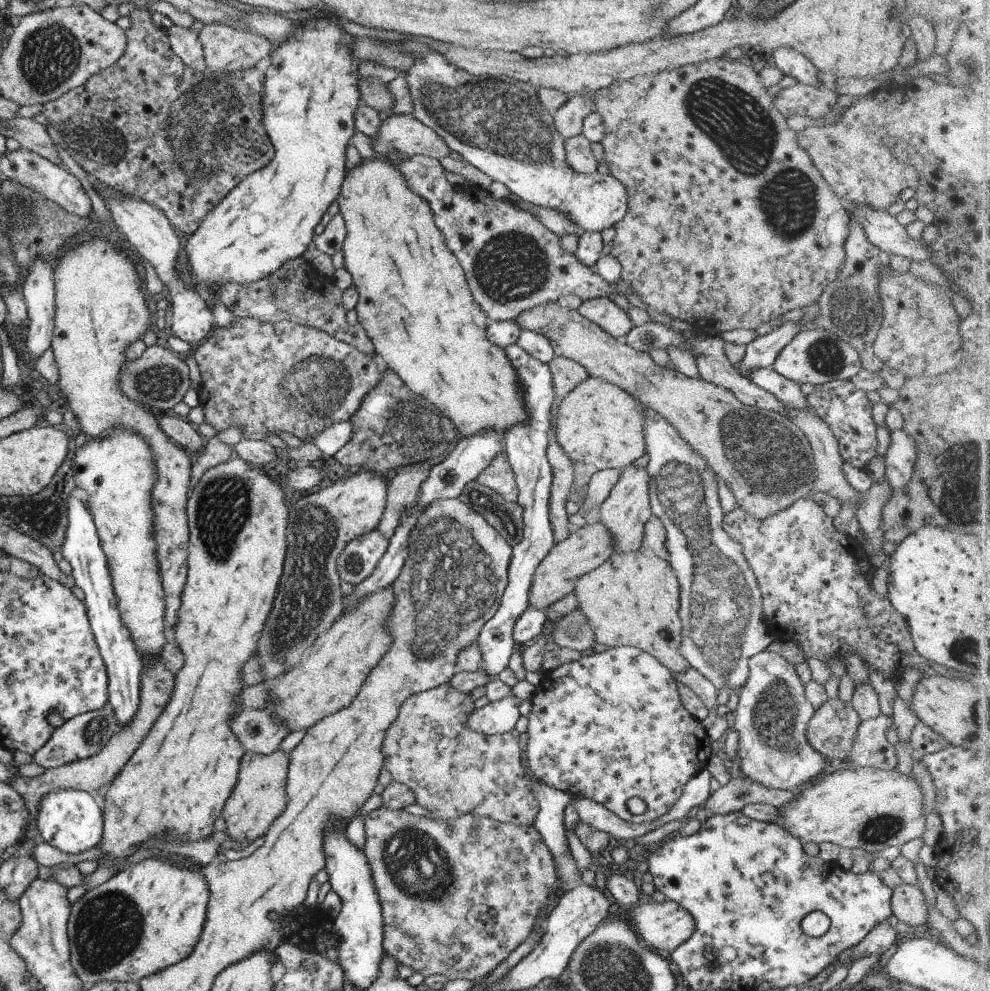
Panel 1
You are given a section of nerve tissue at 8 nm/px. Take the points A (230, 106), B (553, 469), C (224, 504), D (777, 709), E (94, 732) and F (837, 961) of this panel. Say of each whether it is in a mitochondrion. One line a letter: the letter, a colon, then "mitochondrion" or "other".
A: mitochondrion
B: other
C: mitochondrion
D: mitochondrion
E: mitochondrion
F: other

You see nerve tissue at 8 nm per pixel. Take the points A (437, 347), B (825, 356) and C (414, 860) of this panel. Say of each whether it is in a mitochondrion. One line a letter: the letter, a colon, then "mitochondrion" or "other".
A: other
B: mitochondrion
C: mitochondrion

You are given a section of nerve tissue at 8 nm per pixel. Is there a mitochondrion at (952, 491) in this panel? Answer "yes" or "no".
yes

